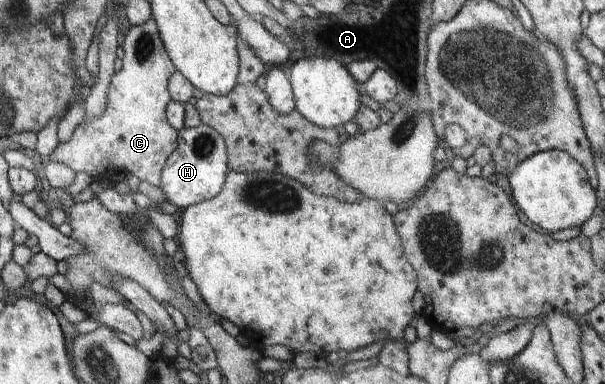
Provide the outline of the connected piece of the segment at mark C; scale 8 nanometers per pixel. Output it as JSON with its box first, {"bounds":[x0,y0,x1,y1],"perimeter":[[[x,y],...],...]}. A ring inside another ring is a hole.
{"bounds":[50,17,177,187],"perimeter":[[[150,17],[144,25],[132,25],[121,46],[125,54],[122,57],[122,69],[112,75],[104,115],[81,123],[70,141],[56,145],[56,149],[50,153],[50,161],[62,163],[75,173],[88,173],[95,181],[110,180],[117,172],[127,172],[140,179],[140,182],[146,181],[160,187],[164,165],[177,147],[177,131],[170,126],[165,115],[166,105],[171,101],[168,81],[177,70],[166,53],[154,17]]]}

